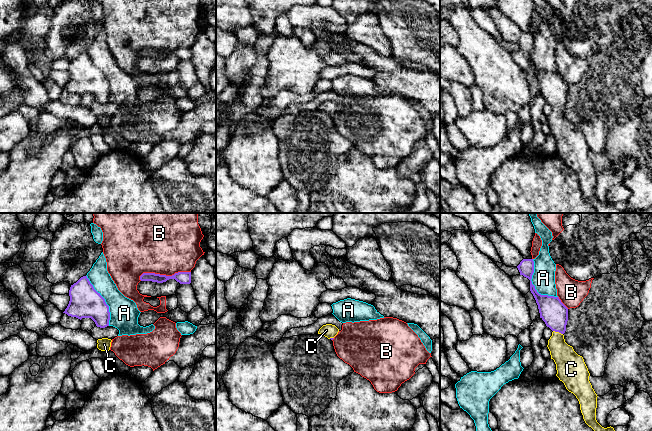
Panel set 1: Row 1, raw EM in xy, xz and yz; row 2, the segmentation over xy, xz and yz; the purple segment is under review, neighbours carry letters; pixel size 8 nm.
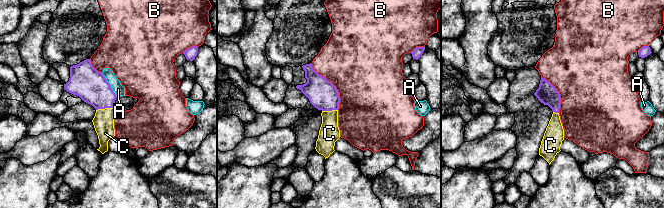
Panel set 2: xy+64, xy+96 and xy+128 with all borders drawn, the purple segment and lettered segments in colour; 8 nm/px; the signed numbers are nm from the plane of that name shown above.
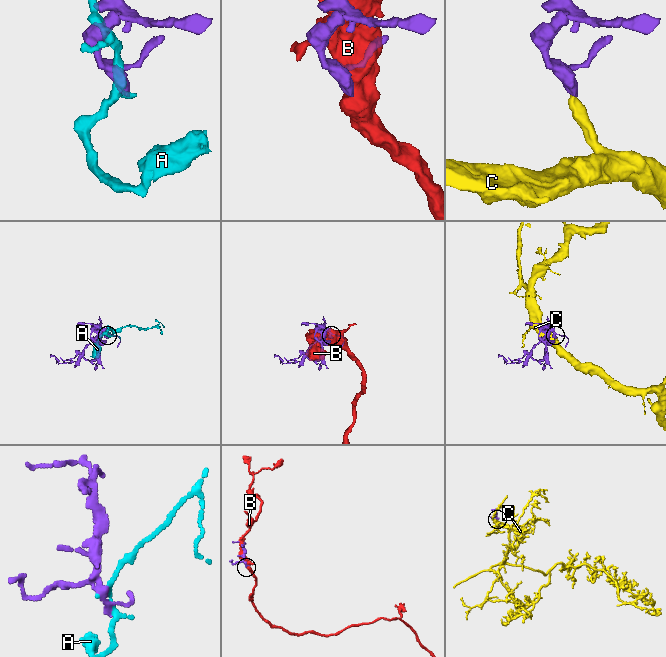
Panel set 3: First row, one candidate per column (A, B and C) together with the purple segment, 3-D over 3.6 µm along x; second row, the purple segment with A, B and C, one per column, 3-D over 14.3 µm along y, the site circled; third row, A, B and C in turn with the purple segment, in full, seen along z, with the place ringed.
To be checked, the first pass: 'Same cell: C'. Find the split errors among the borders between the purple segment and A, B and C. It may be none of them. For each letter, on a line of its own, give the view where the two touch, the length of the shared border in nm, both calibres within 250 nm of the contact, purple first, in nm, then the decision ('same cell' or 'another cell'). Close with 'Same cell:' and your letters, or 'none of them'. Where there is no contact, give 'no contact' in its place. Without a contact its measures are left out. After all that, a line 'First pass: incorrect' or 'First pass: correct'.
A: contact in yz; length 380 nm; calibres 200 and 190 nm; another cell
B: contact in xy; length 420 nm; calibres 100 and 480 nm; another cell
C: contact in yz; length 90 nm; calibres 220 and 190 nm; same cell
Same cell: C
First pass: correct

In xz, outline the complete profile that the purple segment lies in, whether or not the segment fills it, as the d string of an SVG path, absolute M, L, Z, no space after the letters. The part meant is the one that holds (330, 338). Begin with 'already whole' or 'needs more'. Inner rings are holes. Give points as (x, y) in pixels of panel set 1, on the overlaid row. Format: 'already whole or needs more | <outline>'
needs more | M326 324L319 329L318 334L321 334L327 337L328 339L333 340L334 337L338 334L338 332L339 329L335 325Z

